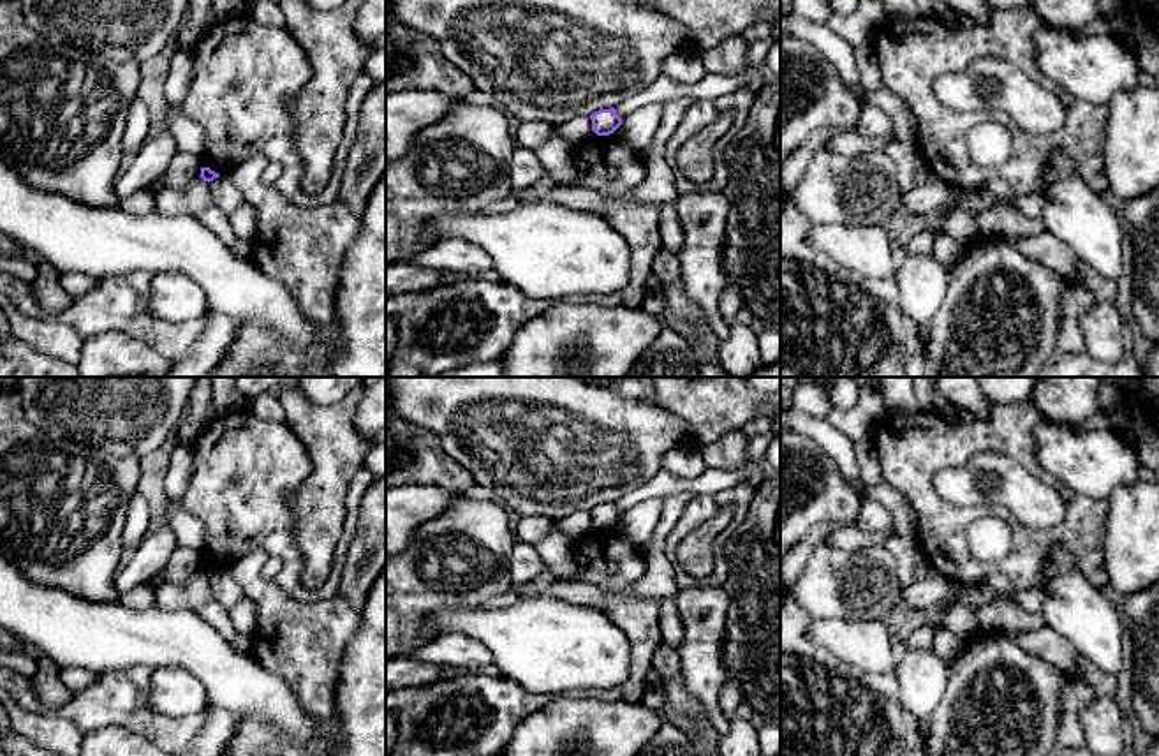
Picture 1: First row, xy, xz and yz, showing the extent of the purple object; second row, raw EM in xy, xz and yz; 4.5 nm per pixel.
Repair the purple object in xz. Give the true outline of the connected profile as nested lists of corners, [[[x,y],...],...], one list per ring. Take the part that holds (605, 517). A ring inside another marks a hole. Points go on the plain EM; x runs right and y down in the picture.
[[[615,502],[595,506],[590,509],[590,515],[592,525],[597,530],[609,530],[622,520],[622,513],[616,509]]]

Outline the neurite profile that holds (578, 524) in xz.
[[[576,511],[572,515],[567,515],[560,520],[557,520],[557,530],[571,536],[572,539],[580,539],[587,536],[592,529],[592,515],[590,511]]]

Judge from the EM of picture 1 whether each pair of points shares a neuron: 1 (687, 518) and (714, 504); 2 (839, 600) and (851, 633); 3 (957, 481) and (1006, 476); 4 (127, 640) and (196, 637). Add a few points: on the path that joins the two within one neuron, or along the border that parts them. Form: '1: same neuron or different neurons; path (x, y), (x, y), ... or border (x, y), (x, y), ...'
1: same neuron; path (694, 515), (707, 504)
2: different neurons; border (883, 619), (812, 621)
3: same neuron; path (969, 483), (994, 480)
4: same neuron; path (145, 638), (178, 638)

